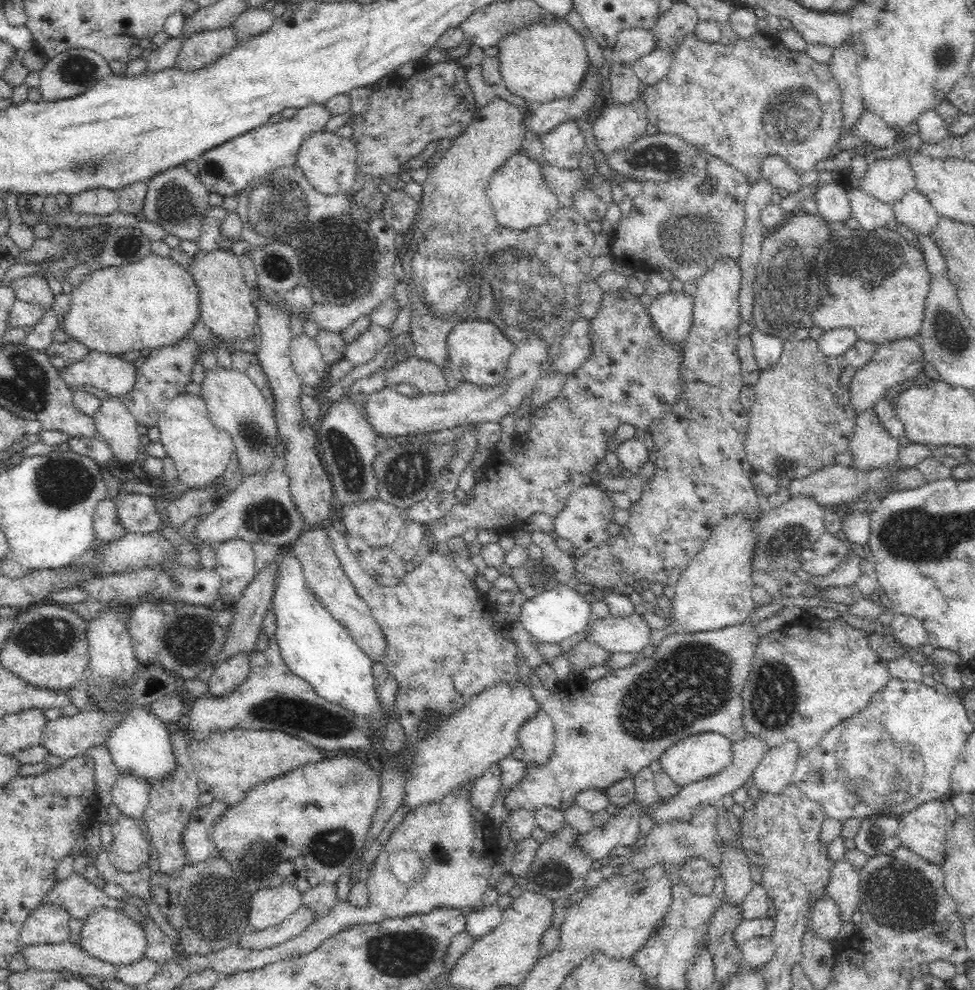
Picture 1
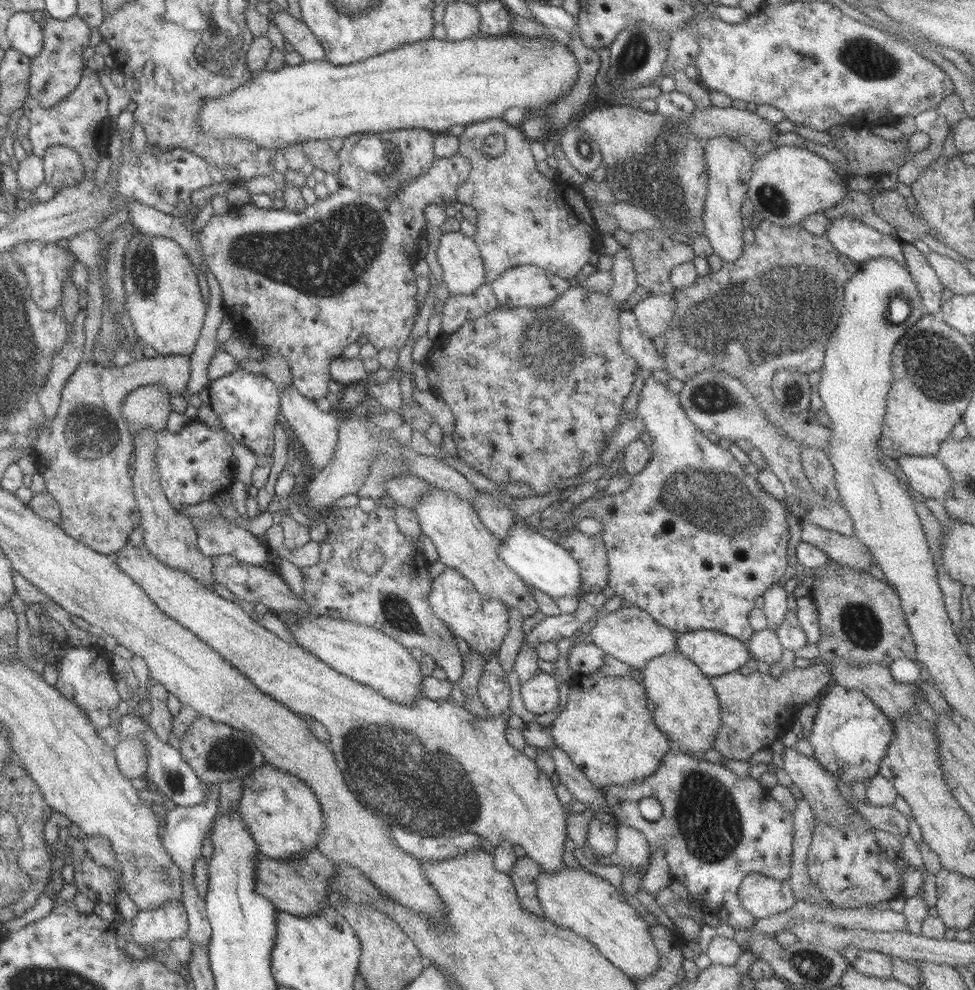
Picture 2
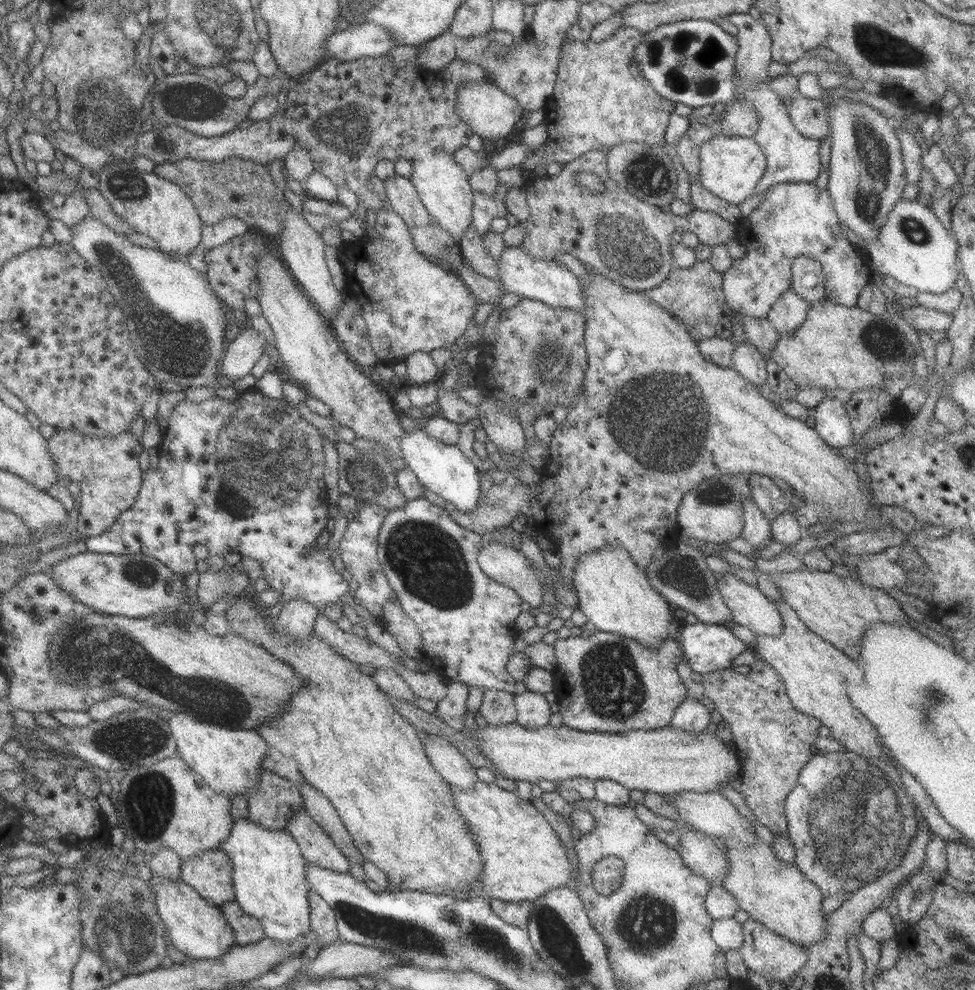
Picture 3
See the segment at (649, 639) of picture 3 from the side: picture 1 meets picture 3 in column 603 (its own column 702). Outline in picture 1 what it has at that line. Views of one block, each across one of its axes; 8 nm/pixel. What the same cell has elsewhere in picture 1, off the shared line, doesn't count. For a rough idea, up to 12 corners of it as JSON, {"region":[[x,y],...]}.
{"region":[[755,520],[713,529],[675,584],[676,632],[754,612]]}

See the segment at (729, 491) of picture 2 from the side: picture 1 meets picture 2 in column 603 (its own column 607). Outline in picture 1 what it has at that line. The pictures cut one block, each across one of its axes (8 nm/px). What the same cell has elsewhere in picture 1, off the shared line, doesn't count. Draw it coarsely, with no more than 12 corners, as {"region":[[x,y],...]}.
{"region":[[600,485],[578,488],[553,519],[574,564],[612,538],[616,506]]}

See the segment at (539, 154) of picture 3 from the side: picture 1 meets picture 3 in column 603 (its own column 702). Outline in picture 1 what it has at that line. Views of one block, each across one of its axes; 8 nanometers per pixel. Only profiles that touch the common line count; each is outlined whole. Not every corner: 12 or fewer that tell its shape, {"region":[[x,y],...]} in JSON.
{"region":[[758,31],[687,35],[649,125],[752,184],[844,132],[830,66]]}

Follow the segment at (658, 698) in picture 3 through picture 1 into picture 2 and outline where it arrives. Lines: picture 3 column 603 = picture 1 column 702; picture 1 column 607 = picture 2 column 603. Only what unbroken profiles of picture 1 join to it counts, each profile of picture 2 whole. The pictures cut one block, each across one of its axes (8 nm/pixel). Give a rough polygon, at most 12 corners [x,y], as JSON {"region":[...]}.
{"region":[[574,676],[549,727],[596,786],[640,782],[672,744],[642,683]]}

